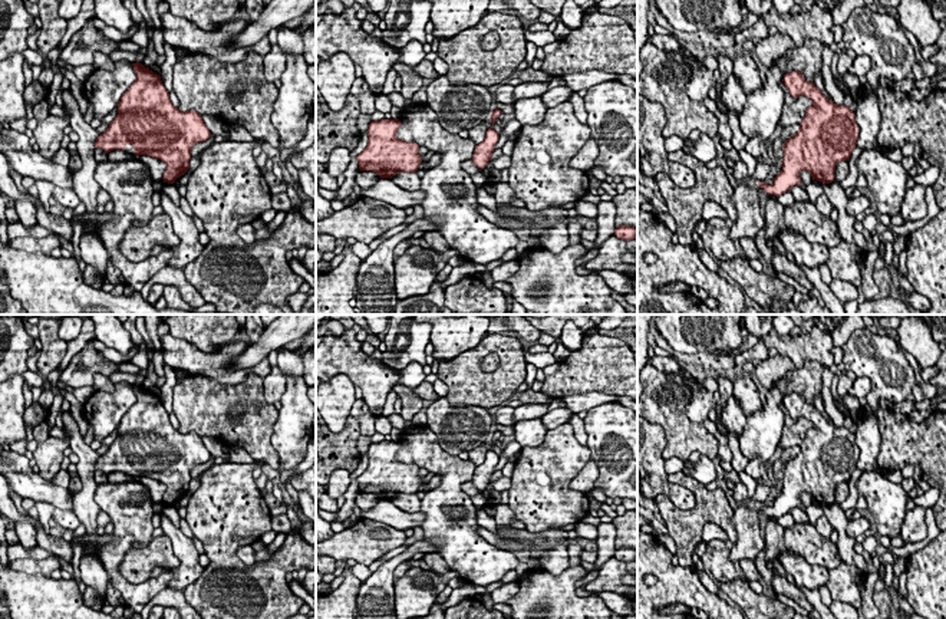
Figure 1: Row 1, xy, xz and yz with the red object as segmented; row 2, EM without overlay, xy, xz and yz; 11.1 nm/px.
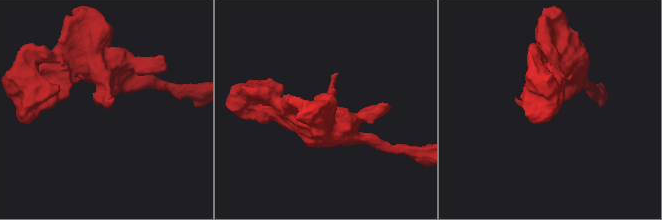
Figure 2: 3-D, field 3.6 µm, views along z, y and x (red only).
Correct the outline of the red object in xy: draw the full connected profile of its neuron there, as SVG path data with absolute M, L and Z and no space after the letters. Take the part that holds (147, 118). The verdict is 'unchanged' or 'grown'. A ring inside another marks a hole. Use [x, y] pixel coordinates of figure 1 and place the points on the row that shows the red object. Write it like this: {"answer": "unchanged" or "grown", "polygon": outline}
{"answer": "unchanged", "polygon": "M132 63L132 66L136 80L122 95L118 103L118 115L109 124L109 128L98 136L95 148L102 148L108 154L113 149L125 151L126 145L132 145L136 157L148 155L161 159L167 165L164 182L174 184L189 169L192 146L207 141L211 132L197 111L182 112L172 105L159 75L142 63Z"}

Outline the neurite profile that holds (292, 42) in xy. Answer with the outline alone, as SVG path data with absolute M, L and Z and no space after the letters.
M280 27L277 43L287 56L304 56L303 36L293 29Z

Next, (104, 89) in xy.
M118 60L113 70L95 69L85 85L85 95L93 106L93 118L103 119L118 106L122 95L136 80L132 62Z

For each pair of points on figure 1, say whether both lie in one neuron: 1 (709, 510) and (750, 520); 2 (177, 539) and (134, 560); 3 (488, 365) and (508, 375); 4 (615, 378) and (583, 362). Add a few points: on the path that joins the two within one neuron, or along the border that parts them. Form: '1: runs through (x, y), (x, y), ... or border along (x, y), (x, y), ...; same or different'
1: border along (732, 510), (734, 545); different
2: border along (164, 533), (178, 560), (172, 570); different
3: border along (495, 352), (490, 352), (484, 358), (484, 372); different
4: runs through (607, 371), (603, 366), (590, 366); same

